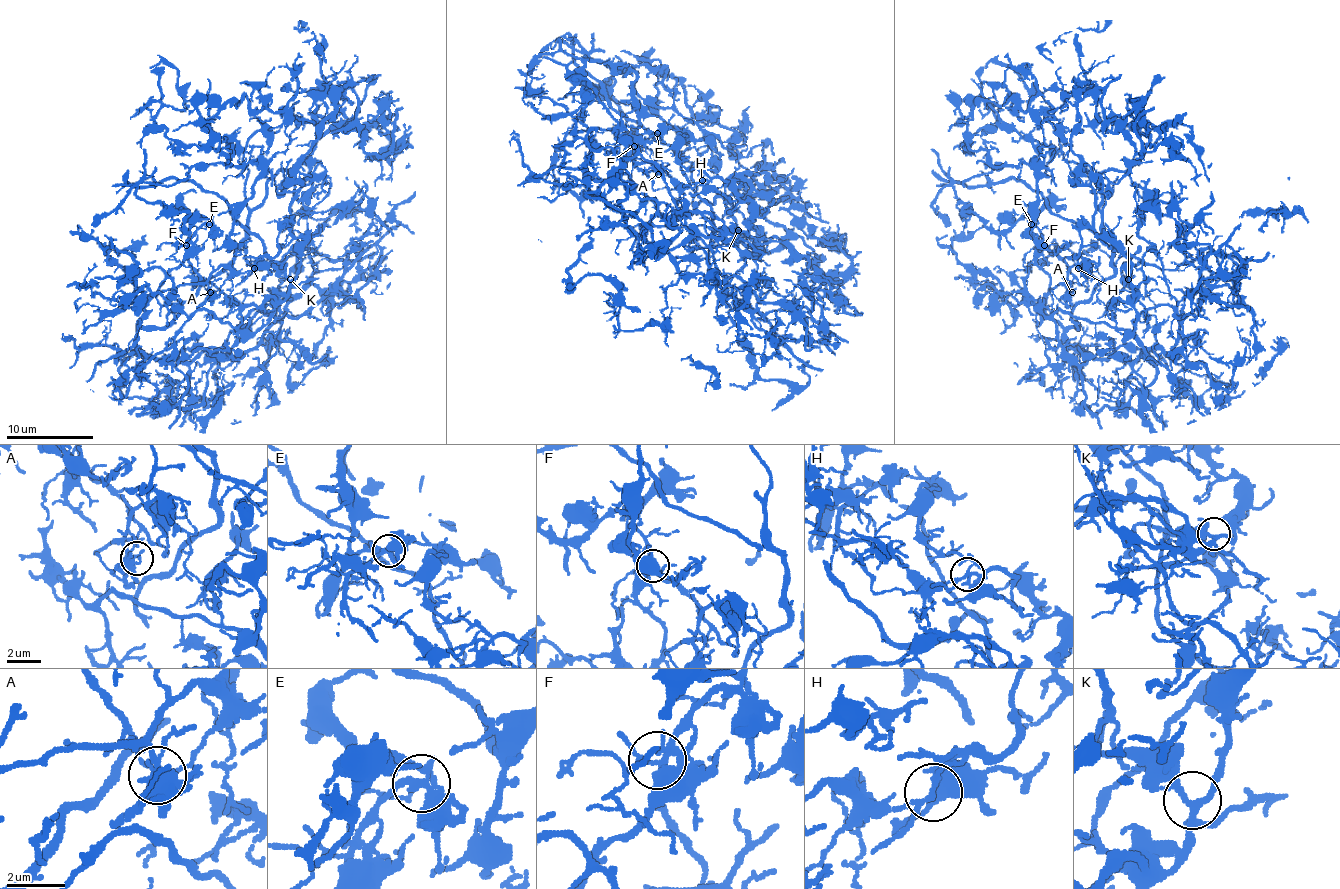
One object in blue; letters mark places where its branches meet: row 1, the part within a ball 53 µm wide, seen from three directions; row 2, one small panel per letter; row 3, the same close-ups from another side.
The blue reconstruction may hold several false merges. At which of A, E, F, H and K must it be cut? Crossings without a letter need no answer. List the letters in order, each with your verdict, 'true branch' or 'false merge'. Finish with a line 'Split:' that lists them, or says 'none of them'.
A: true branch
E: false merge
F: true branch
H: false merge
K: true branch
Split: E, H

